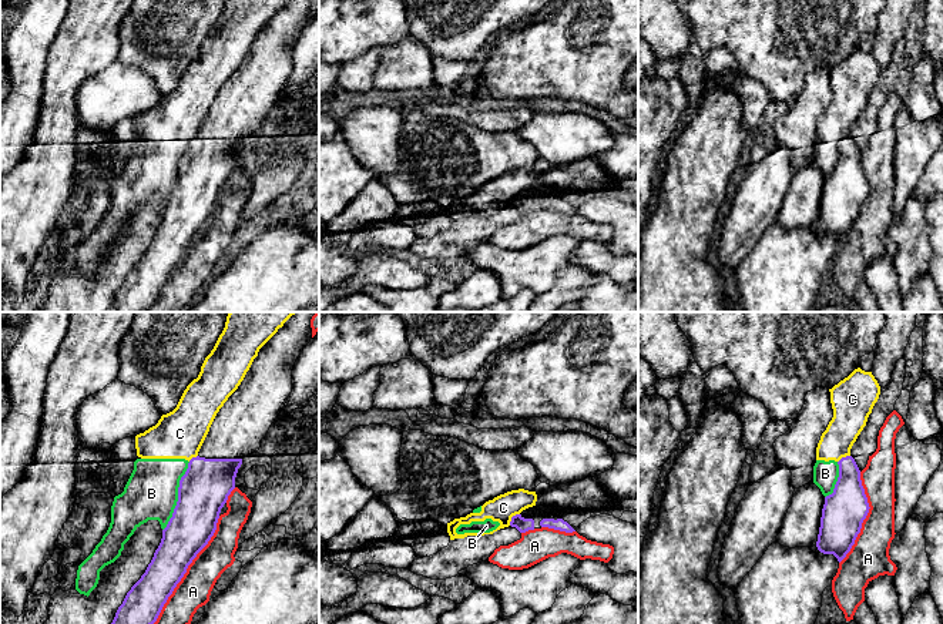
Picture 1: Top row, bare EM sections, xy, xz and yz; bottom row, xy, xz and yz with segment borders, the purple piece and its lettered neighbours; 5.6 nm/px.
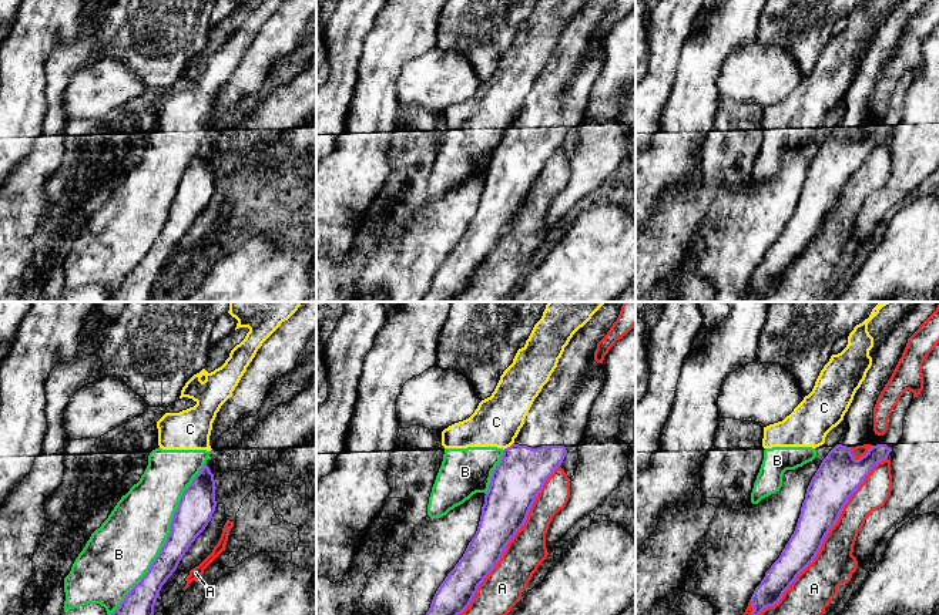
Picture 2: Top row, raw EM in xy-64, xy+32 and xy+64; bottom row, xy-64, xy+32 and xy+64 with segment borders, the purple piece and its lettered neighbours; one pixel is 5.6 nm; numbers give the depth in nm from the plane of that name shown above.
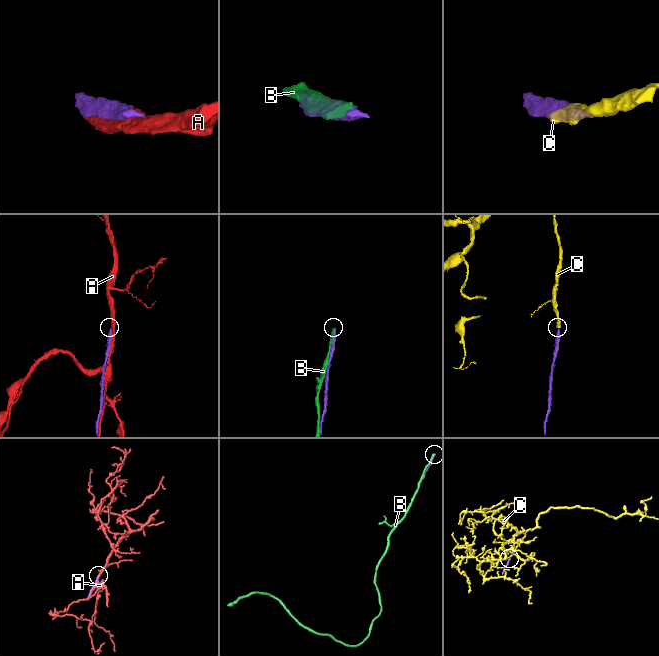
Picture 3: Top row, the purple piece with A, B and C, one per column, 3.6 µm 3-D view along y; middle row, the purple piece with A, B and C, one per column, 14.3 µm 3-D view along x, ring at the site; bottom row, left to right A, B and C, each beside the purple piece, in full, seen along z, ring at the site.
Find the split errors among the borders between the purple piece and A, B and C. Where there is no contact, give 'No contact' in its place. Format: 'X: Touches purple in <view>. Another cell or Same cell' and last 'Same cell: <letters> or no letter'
A: Touches purple in xy. Another cell
B: Touches purple in xy. Another cell
C: Touches purple in xz. Another cell
Same cell: no letter

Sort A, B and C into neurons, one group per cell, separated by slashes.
A / B C

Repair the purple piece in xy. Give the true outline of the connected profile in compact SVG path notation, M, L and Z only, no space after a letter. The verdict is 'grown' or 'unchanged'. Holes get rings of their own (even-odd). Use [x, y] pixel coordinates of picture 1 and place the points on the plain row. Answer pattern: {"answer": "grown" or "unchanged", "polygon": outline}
{"answer": "grown", "polygon": "M288 0L259 30L241 66L217 94L198 137L189 141L161 224L107 312L145 312L157 302L188 246L214 217L242 138L258 134L285 87L293 46L311 20L311 0Z"}

